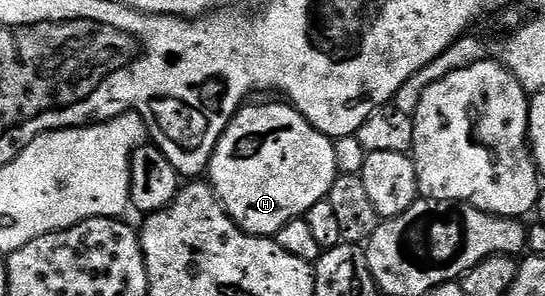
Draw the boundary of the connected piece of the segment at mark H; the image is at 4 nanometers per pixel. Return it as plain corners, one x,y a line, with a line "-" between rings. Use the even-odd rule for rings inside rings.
291,103
256,104
253,108
241,107
228,123
218,146
212,152
212,162
206,173
221,206
228,211
235,227
250,236
275,237
282,226
291,220
299,220
314,206
314,202
327,200
330,186
337,178
334,162
333,137
322,134

